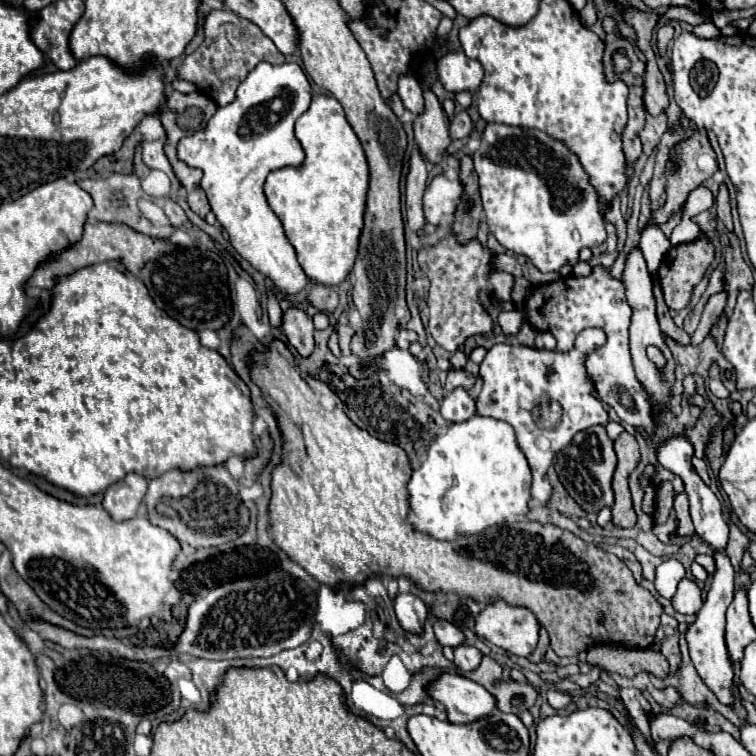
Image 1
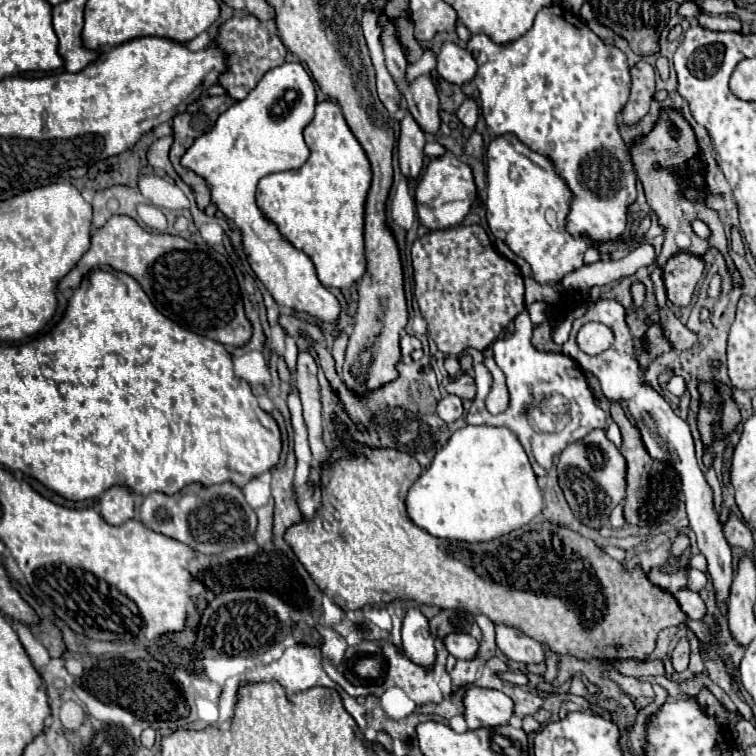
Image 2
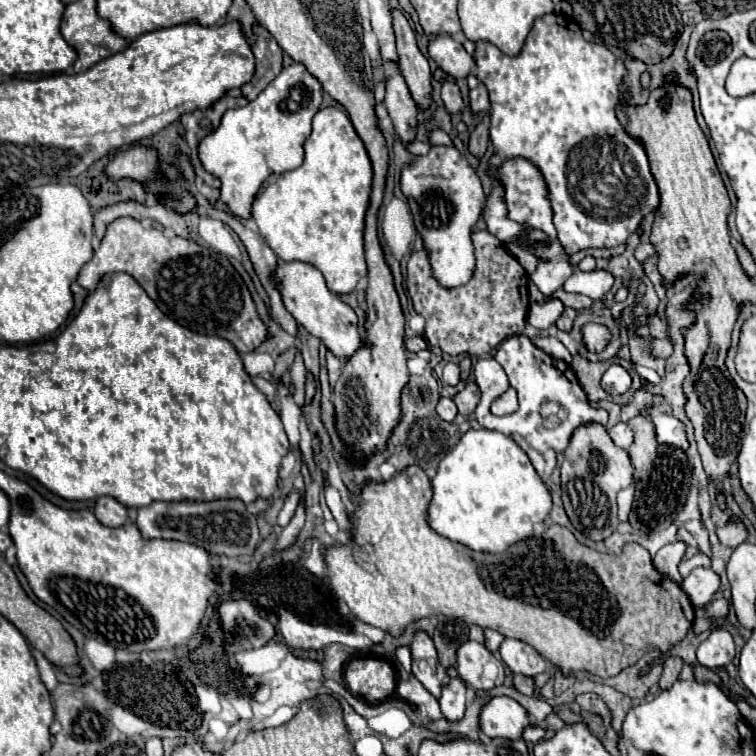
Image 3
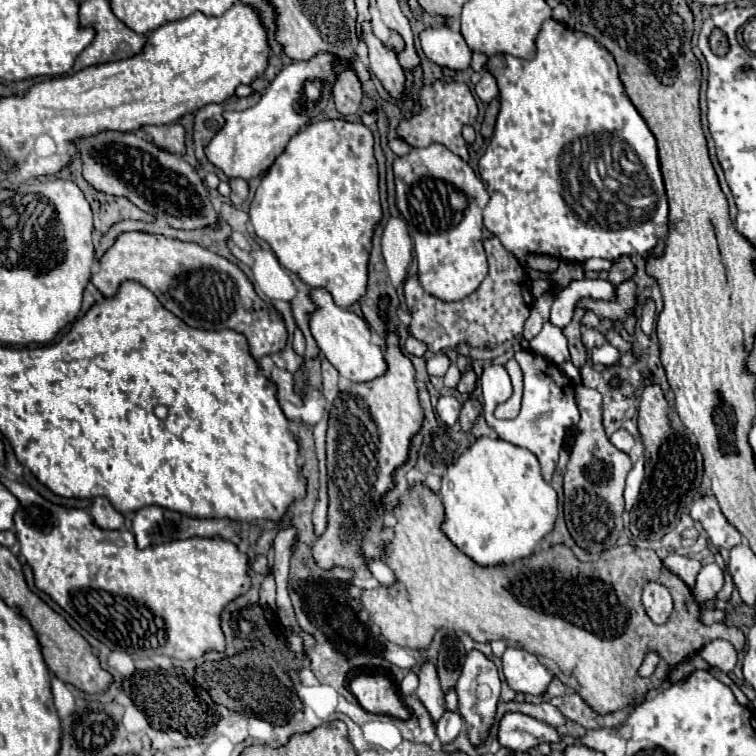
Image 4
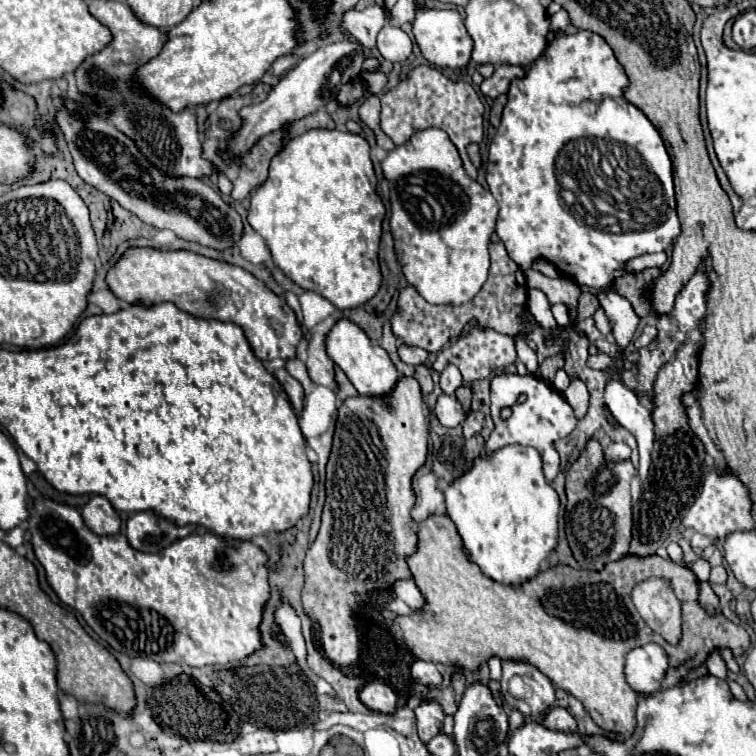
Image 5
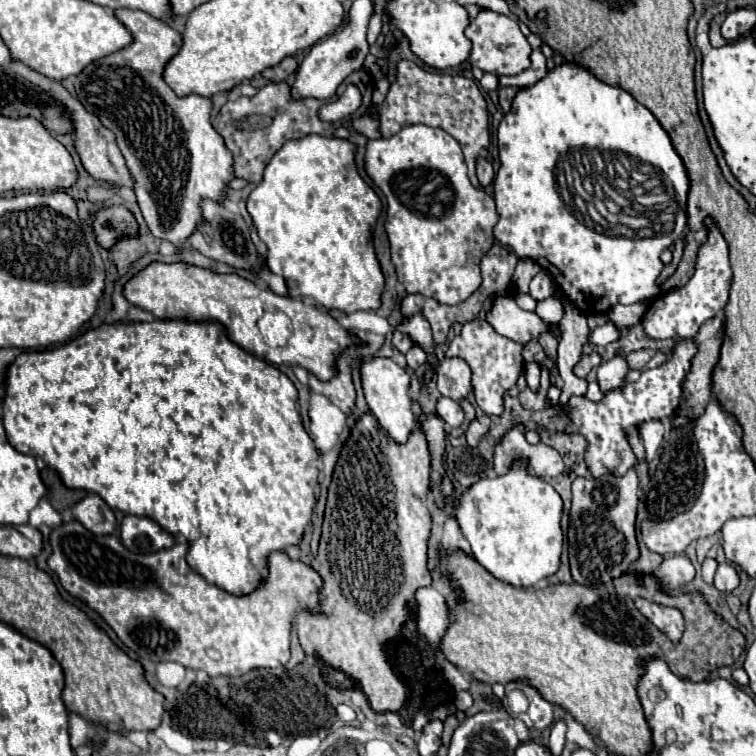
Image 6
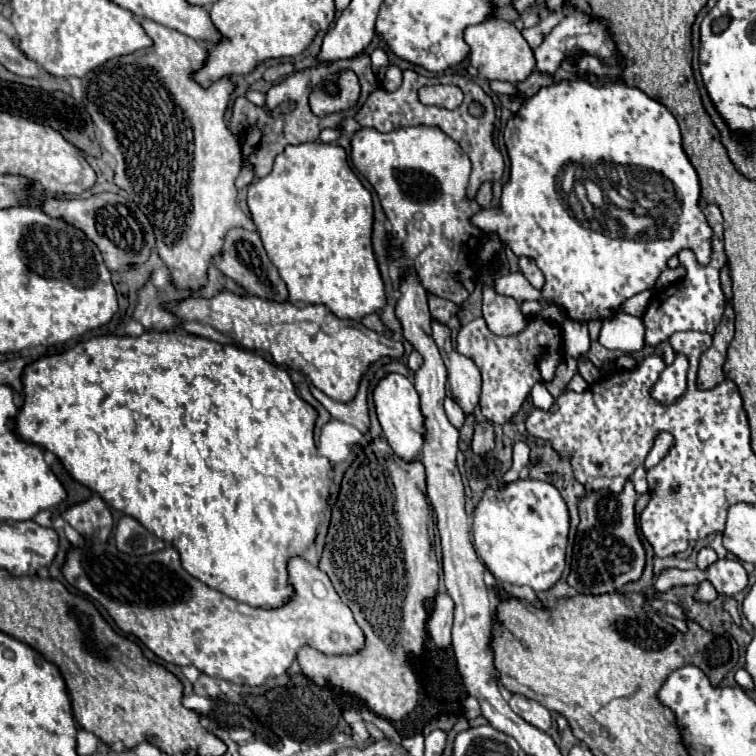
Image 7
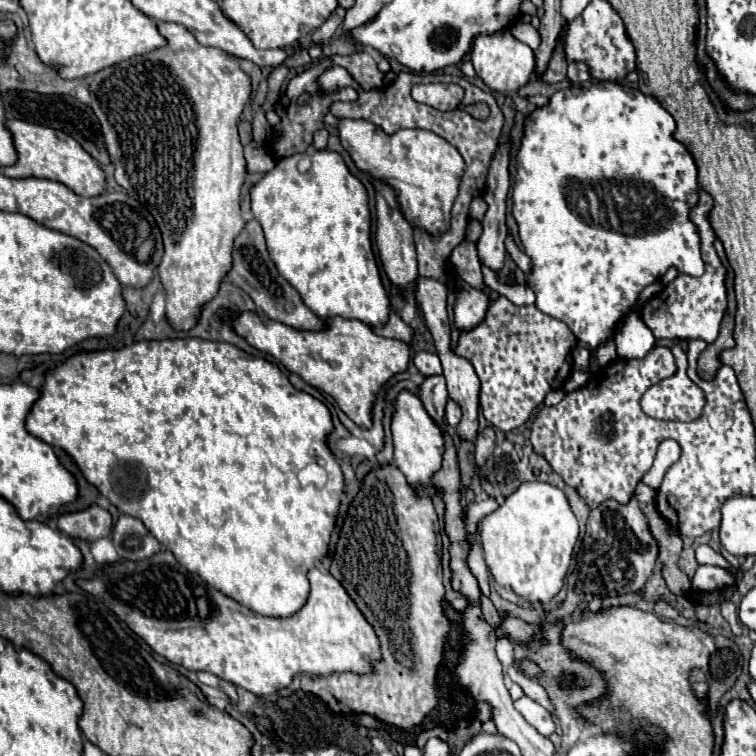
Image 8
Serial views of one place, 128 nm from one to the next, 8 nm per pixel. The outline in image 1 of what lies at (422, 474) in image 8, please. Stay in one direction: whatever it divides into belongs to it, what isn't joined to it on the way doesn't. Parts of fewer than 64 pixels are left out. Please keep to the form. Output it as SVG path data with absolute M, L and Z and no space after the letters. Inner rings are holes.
M264 62L240 84L232 104L218 108L200 132L178 144L178 158L188 168L202 172L200 186L208 196L218 224L230 234L234 250L262 276L270 278L282 296L304 290L308 276L298 264L296 250L288 242L282 222L268 206L262 188L272 170L300 166L304 162L304 150L294 136L294 122L310 108L310 102L310 82L298 64L286 62L272 66Z

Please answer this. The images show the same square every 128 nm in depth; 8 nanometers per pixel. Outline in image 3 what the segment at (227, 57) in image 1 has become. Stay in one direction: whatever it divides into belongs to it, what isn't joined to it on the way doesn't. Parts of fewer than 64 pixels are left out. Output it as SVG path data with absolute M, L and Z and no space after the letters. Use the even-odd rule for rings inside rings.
M256 26L254 30L260 36L258 42L252 46L256 54L256 74L254 80L244 84L242 88L242 94L248 100L254 100L282 70L282 50L276 40L262 26Z

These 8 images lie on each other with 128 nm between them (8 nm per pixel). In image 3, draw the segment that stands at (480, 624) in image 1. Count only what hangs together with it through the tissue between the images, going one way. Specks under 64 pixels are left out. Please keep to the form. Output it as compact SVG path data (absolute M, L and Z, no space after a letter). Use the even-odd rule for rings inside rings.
M506 638L500 646L500 654L502 654L502 662L514 672L514 674L522 674L522 676L538 676L542 672L548 670L546 660L528 644L520 642L520 640L512 640Z

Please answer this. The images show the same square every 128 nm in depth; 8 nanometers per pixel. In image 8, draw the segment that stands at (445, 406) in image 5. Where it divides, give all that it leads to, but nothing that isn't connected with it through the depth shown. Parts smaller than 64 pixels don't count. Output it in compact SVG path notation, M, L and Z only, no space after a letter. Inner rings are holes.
M448 400L448 404L446 404L446 420L448 420L448 424L450 426L458 426L460 416L462 416L460 406L454 400Z

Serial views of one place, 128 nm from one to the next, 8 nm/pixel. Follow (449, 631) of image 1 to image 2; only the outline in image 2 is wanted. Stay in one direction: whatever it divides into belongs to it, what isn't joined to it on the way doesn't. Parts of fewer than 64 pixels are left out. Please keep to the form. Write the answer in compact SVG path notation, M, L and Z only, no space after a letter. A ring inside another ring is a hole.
M470 634L446 636L444 644L456 660L474 660L478 656L478 642Z

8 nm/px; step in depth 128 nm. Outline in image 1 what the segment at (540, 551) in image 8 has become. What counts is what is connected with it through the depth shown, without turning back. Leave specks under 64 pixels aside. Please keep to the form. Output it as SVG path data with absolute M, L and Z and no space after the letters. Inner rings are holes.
M472 416L438 436L424 464L414 470L408 482L408 522L436 540L474 536L508 516L528 514L530 484L530 466L516 444L514 428L496 418Z

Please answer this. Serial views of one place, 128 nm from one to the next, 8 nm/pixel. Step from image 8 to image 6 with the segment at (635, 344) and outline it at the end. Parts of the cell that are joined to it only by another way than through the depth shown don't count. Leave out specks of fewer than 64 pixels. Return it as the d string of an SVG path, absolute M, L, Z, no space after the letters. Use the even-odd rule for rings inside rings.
M608 320L604 326L598 326L596 330L590 332L590 342L598 344L598 346L606 346L606 344L618 342L620 338L622 338L622 330L612 320Z

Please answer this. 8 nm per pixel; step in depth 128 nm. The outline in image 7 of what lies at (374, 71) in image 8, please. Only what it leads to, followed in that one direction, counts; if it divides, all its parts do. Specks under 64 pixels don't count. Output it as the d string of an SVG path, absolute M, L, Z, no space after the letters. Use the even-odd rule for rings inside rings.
M362 52L356 58L350 60L338 60L332 64L318 64L314 68L306 68L300 70L292 76L288 76L286 80L282 80L280 84L272 86L270 92L266 94L266 106L270 108L258 108L252 102L248 102L246 98L236 98L234 102L234 110L232 110L232 118L228 120L228 128L238 136L240 130L246 132L244 142L242 142L242 158L246 162L250 162L254 166L254 172L258 178L266 176L272 170L274 158L290 144L304 144L304 142L318 142L318 134L322 128L330 126L330 118L318 118L312 114L310 104L308 104L308 96L312 92L312 88L316 84L320 84L324 78L328 78L332 72L340 70L340 68L350 68L356 72L362 92L374 92L376 88L380 88L380 82L372 70L372 62L370 62L370 54Z

